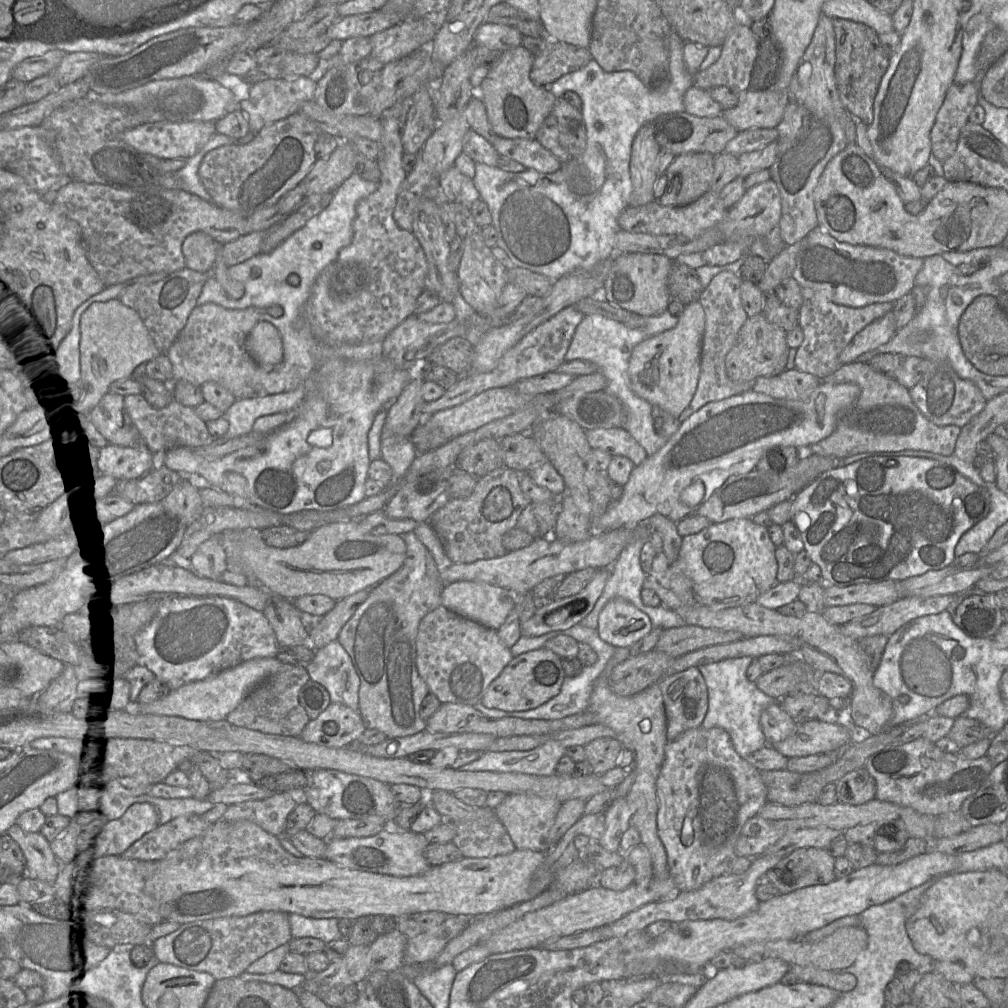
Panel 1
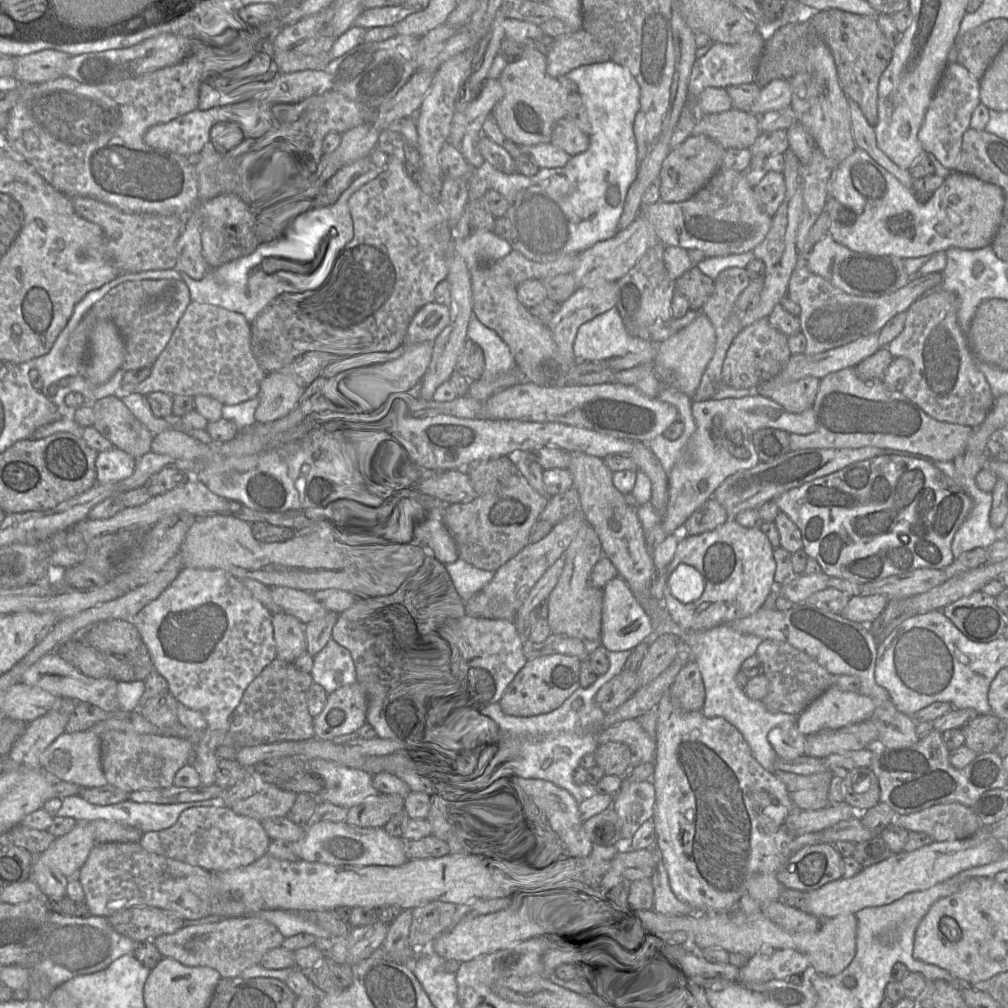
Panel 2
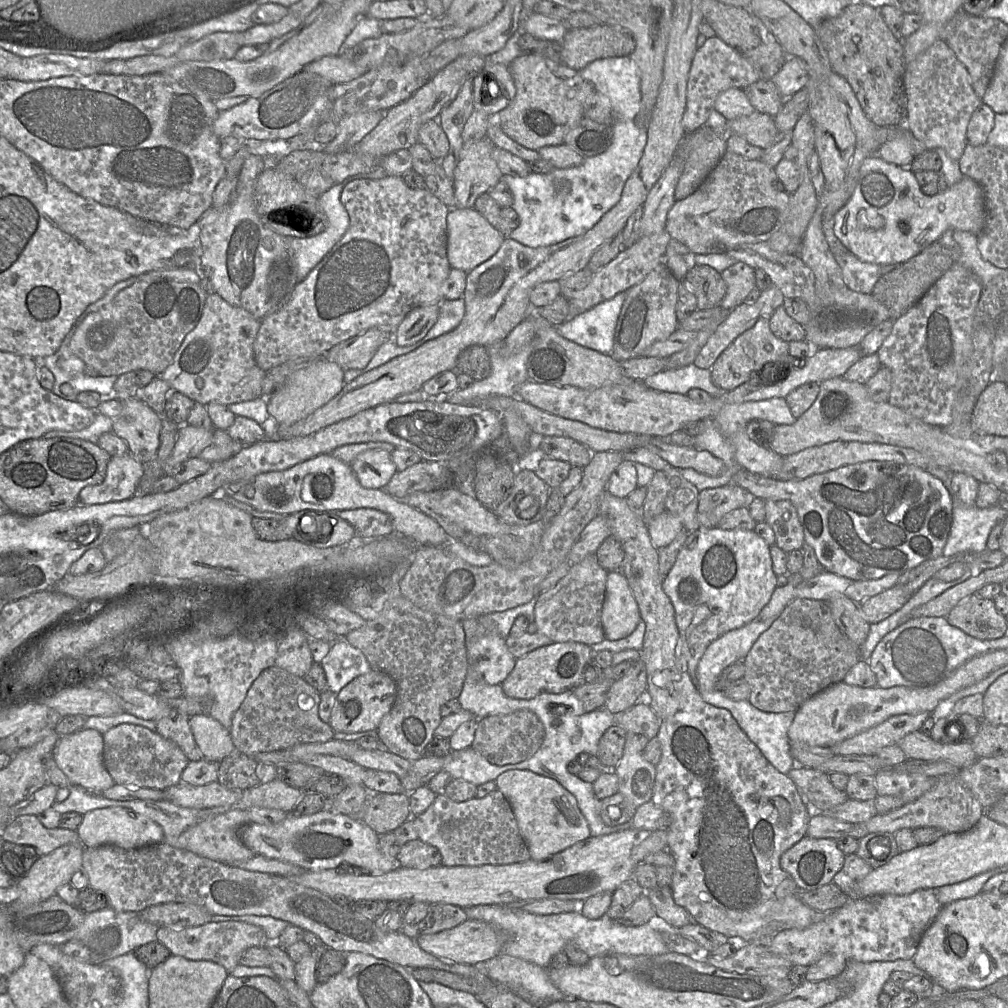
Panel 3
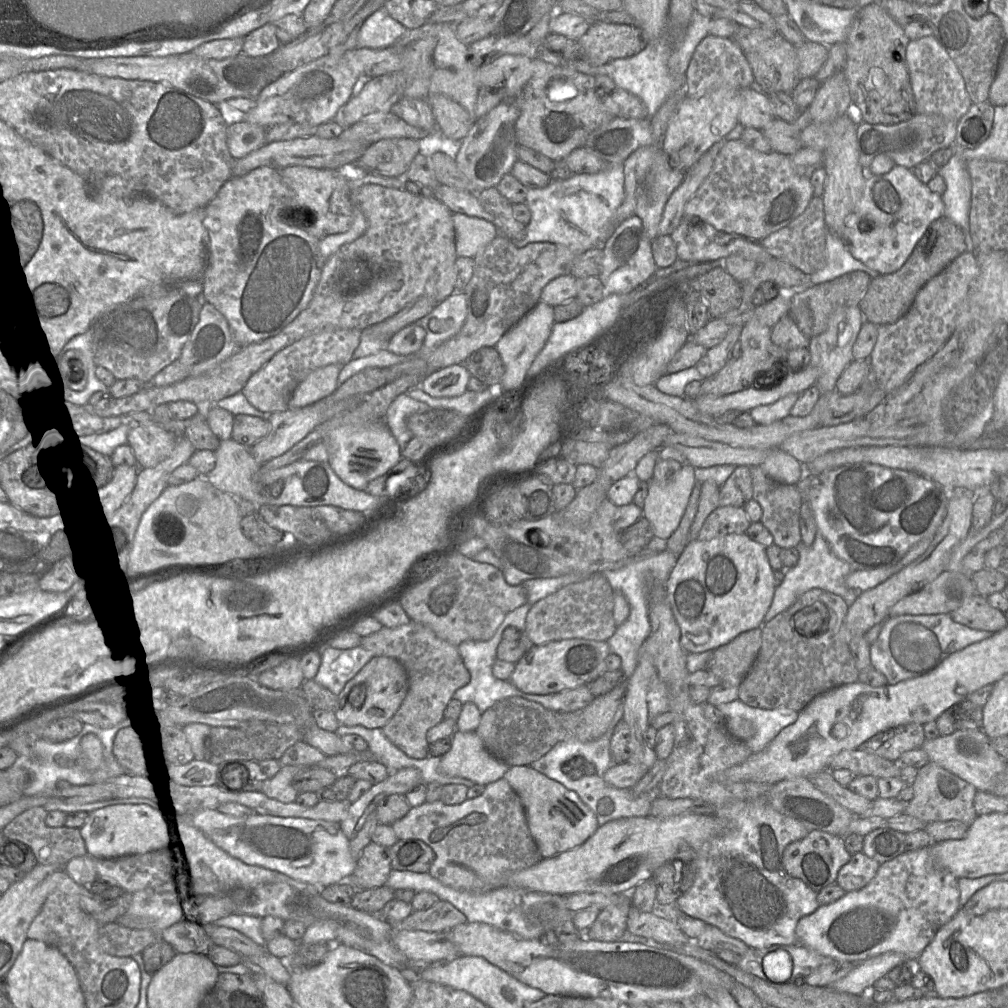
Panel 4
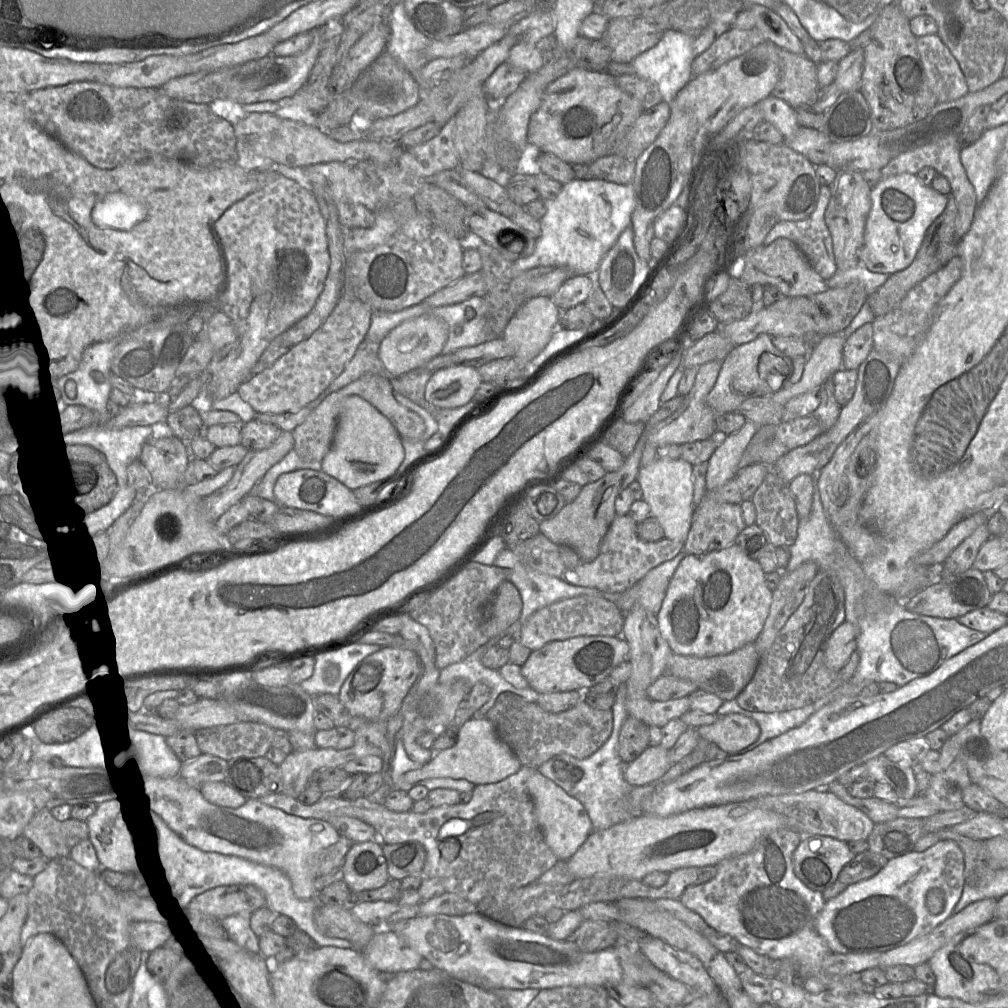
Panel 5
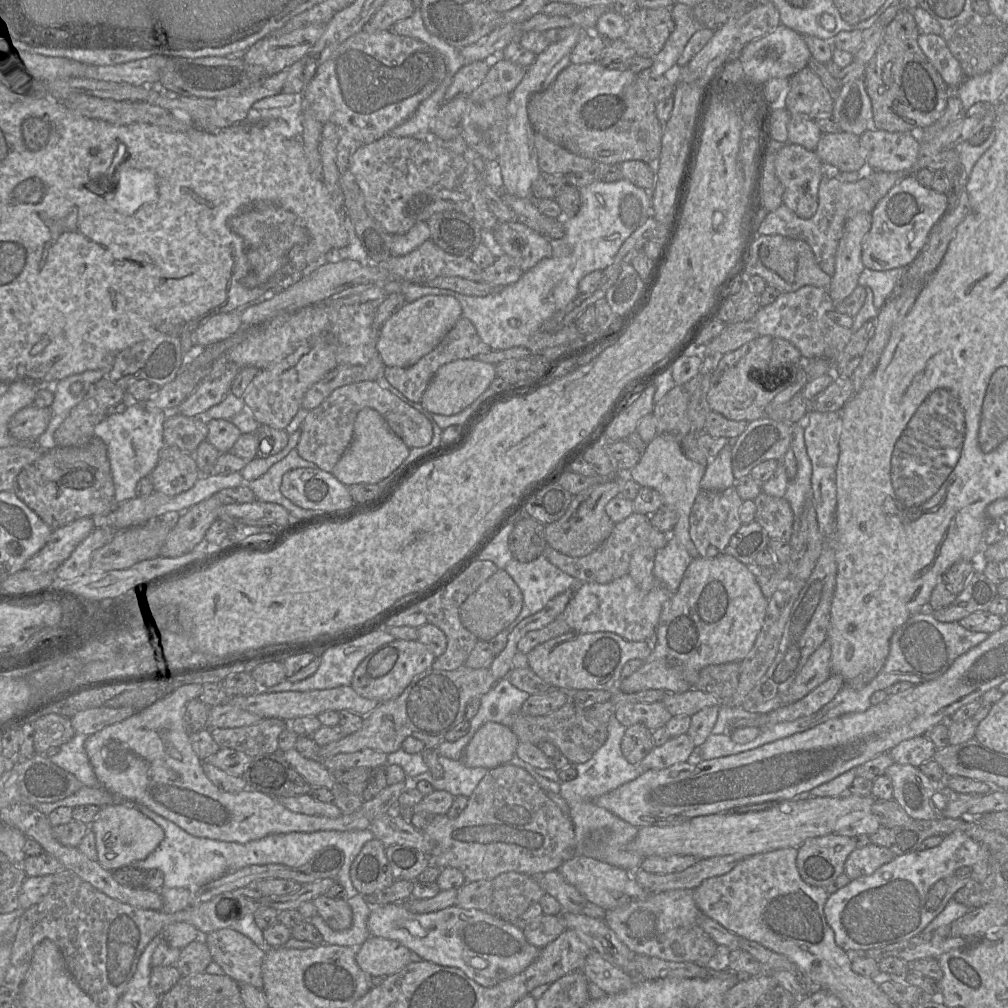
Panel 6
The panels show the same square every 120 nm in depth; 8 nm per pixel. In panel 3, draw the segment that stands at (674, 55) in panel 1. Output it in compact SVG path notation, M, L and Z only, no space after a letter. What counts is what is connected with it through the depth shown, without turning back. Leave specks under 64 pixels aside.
M630 56L599 59L587 65L579 73L582 80L594 87L596 93L610 100L613 114L612 143L605 153L584 158L582 164L576 167L554 168L547 174L531 173L526 177L502 175L500 181L504 181L509 186L513 195L512 208L520 219L519 226L510 233L508 238L527 247L550 246L582 235L591 229L619 202L624 185L637 167L647 142L647 130L638 127L635 123L635 117L641 108L640 75Z

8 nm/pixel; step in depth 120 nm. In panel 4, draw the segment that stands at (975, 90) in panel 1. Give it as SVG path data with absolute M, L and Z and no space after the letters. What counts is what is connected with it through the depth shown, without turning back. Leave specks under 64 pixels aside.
M934 35L911 40L906 49L906 61L917 114L939 114L959 121L968 112L973 102L966 90L964 78L945 47Z

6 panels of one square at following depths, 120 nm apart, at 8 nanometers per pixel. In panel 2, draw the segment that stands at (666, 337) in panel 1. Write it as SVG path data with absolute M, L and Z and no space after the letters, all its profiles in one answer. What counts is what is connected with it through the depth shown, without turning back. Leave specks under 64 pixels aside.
M700 312L690 324L660 343L653 361L660 381L692 397L713 355L715 341L715 330L711 321L706 314Z

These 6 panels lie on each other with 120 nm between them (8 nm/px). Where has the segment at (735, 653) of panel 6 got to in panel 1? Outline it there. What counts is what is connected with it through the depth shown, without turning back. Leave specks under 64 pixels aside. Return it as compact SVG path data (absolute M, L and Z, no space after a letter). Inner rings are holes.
M751 518L711 524L697 534L683 537L678 558L661 575L648 575L643 588L653 590L673 611L687 604L721 610L755 603L760 595L777 583L775 550L768 527L754 523ZM676 575L687 575L693 581L693 592L689 596L677 597L670 590L670 582ZM698 667L663 677L655 684L663 697L667 742L701 726L708 710L708 688Z

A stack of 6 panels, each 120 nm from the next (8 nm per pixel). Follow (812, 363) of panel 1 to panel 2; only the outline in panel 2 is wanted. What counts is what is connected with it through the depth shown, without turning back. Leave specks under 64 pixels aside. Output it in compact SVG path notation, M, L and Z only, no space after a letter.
M797 261L789 279L788 290L801 307L800 327L806 338L804 354L819 354L878 333L895 315L906 312L929 290L940 287L941 279L941 273L931 273L915 280L910 278L905 287L893 293L880 297L862 297L845 293L825 278L812 273L804 262Z

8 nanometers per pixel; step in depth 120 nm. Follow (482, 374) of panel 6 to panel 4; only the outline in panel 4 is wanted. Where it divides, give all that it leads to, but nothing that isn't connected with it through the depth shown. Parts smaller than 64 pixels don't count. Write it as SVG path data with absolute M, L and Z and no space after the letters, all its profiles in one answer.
M454 364L436 370L423 378L420 387L435 398L450 398L462 395L467 390L471 374L462 364Z

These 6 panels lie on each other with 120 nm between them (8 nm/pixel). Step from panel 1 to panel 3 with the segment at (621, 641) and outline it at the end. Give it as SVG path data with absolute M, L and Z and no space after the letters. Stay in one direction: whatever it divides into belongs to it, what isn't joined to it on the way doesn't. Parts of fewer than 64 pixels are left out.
M621 571L607 574L601 621L608 640L629 636L641 621L637 602Z

